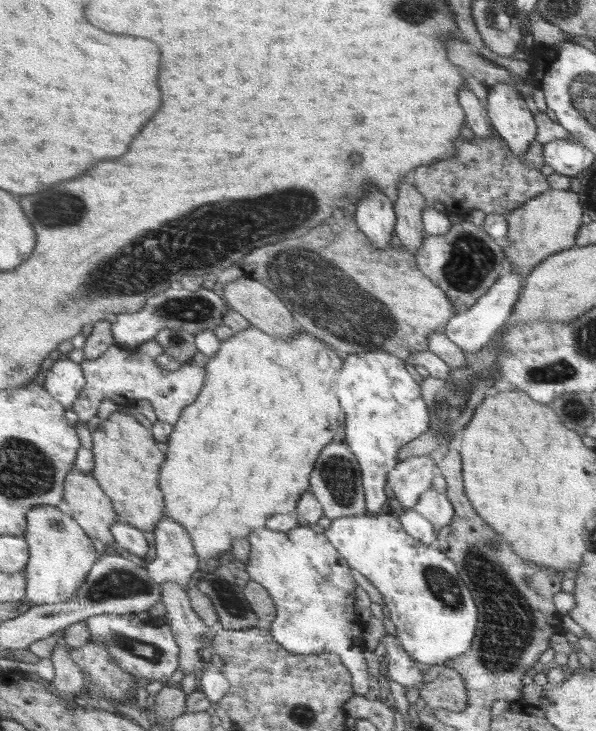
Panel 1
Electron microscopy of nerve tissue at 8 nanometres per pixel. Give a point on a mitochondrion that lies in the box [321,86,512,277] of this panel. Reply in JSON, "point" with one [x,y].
{"point":[346,195]}

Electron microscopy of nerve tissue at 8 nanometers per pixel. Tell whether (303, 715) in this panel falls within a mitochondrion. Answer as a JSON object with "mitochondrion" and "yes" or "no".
{"mitochondrion":"yes"}

